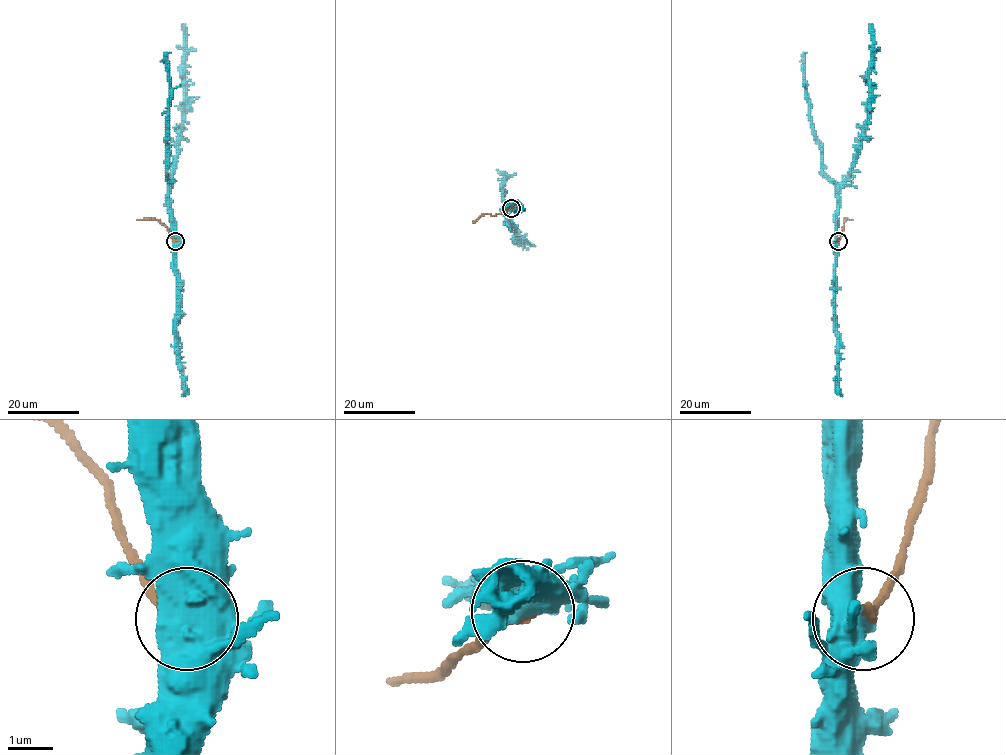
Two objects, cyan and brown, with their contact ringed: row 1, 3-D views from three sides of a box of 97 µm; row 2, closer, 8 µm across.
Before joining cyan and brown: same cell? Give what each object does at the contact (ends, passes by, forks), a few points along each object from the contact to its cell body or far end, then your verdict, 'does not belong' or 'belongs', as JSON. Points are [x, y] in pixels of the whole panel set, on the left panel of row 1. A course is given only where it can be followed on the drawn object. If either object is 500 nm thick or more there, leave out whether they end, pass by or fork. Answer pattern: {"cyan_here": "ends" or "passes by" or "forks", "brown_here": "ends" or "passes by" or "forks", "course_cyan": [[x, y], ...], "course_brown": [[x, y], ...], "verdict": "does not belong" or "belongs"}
{"course_cyan": [[176, 241], [169, 177], [175, 166], [176, 144], [183, 116], [184, 29], [181, 23]], "course_brown": [[176, 241], [158, 220], [136, 220]], "verdict": "does not belong"}

